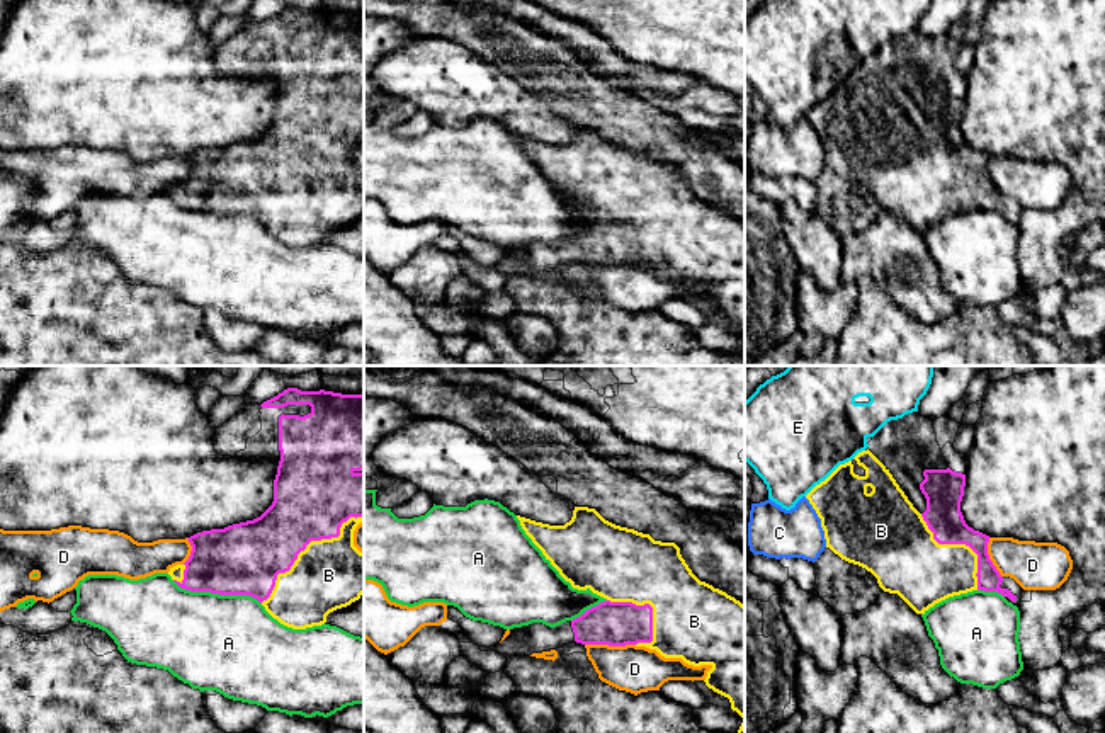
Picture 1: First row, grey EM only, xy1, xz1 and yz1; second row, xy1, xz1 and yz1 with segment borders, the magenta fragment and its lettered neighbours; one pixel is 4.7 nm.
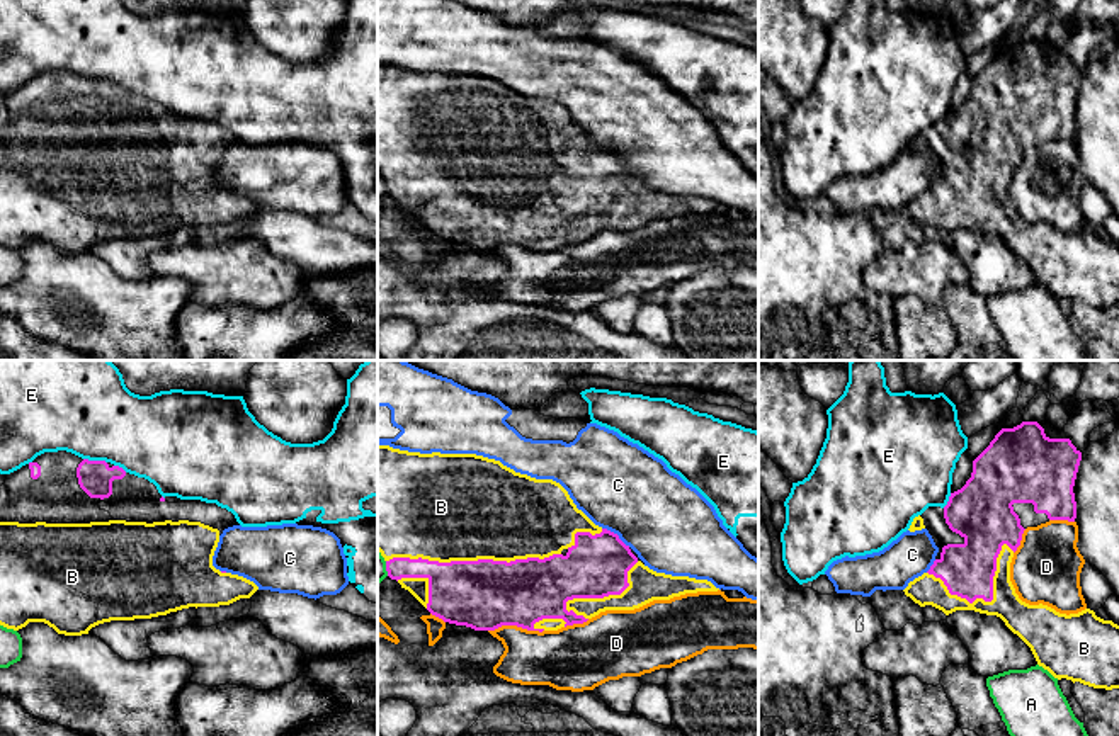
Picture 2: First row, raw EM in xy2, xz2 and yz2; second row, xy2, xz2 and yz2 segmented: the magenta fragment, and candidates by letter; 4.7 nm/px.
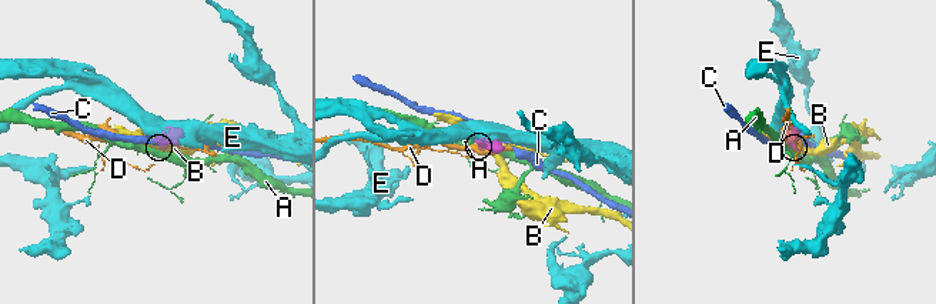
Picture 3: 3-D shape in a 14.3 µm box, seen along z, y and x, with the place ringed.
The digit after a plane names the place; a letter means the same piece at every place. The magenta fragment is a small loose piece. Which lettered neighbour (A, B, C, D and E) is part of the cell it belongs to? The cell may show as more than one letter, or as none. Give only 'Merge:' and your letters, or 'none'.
Merge: B

